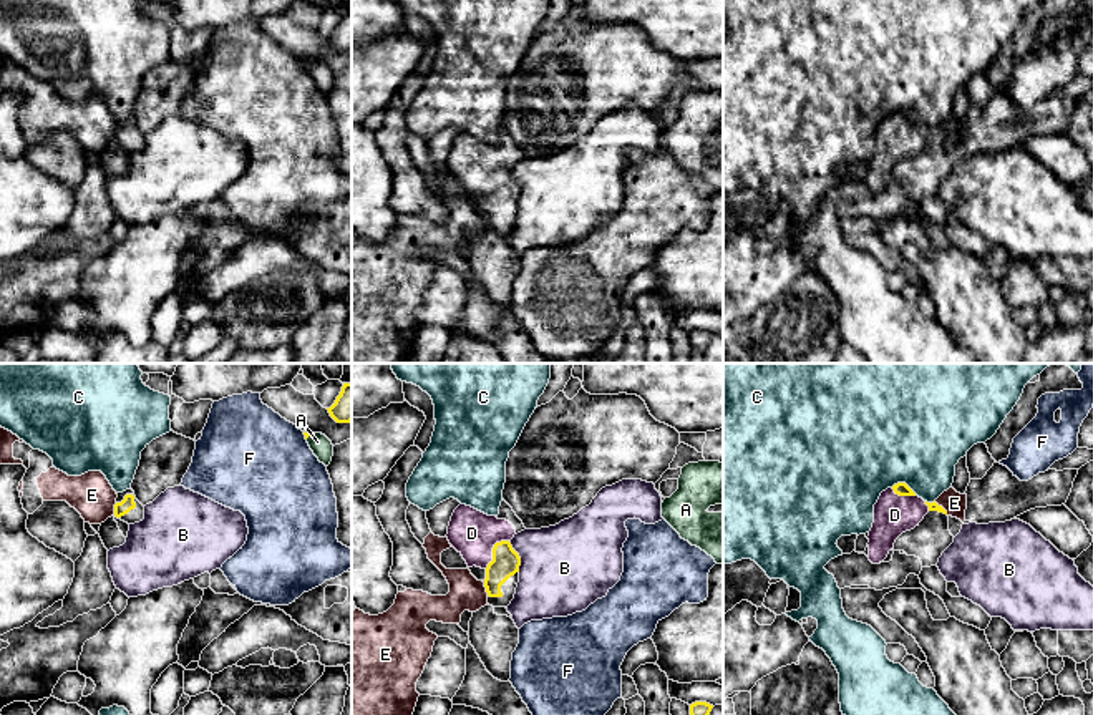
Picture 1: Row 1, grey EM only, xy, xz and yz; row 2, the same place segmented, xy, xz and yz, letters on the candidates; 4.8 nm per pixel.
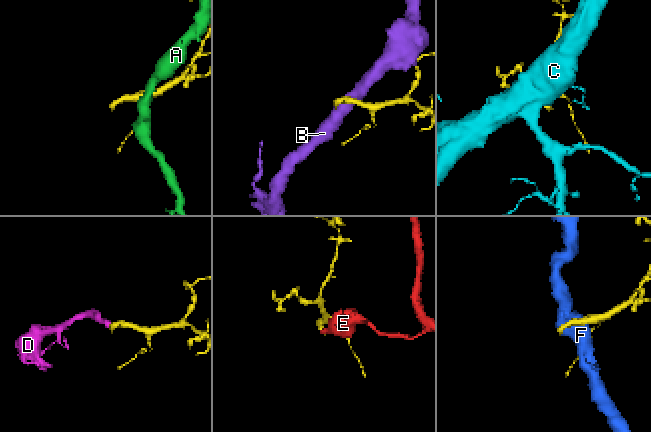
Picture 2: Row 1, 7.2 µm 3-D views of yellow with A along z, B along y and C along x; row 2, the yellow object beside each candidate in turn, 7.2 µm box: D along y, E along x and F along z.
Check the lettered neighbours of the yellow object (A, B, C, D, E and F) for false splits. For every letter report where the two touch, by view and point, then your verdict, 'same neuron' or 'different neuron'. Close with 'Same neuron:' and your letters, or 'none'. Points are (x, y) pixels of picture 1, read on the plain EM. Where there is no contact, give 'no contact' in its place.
A: xy (307, 65) | different neuron
B: xz (518, 184) | different neuron
C: yz (904, 111) | different neuron
D: xz (493, 178) | same neuron
E: xy (115, 138) | different neuron
F: xy (306, 65) | different neuron
Same neuron: D

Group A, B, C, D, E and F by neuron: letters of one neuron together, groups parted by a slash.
A / B / C / D / E / F

